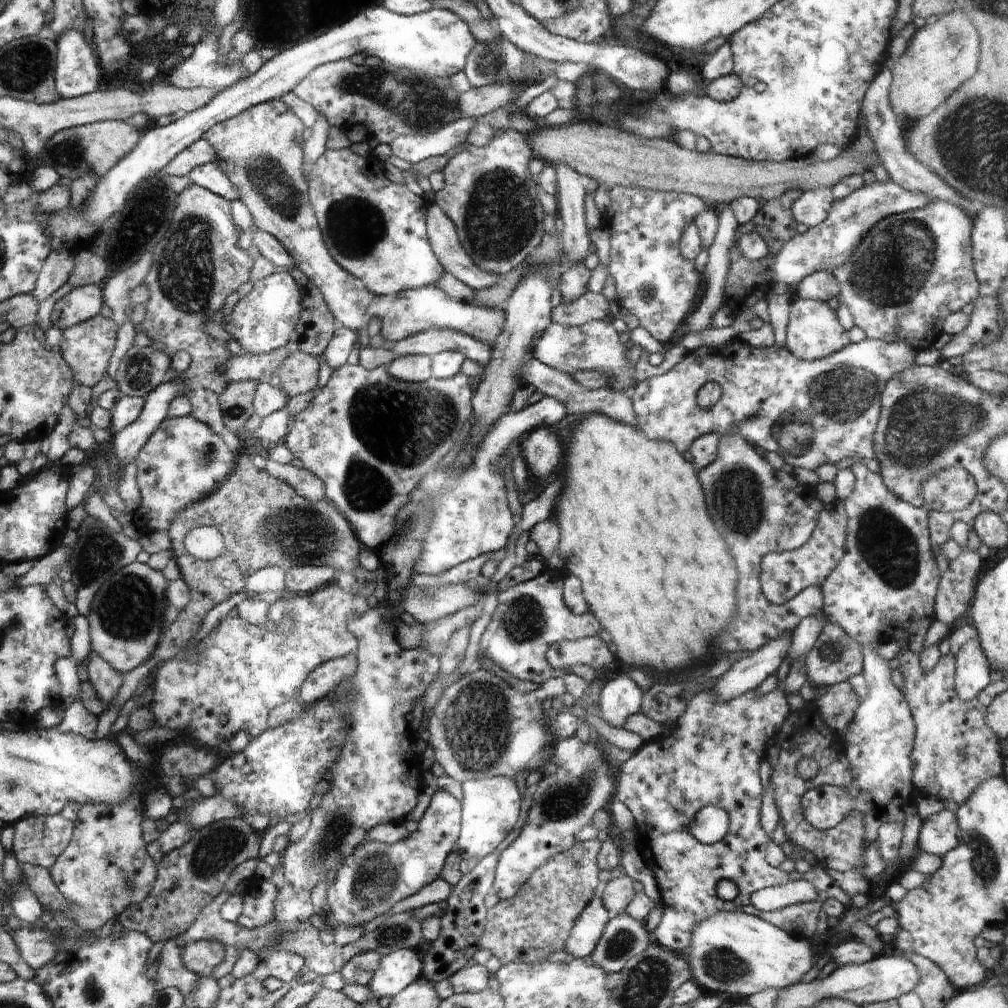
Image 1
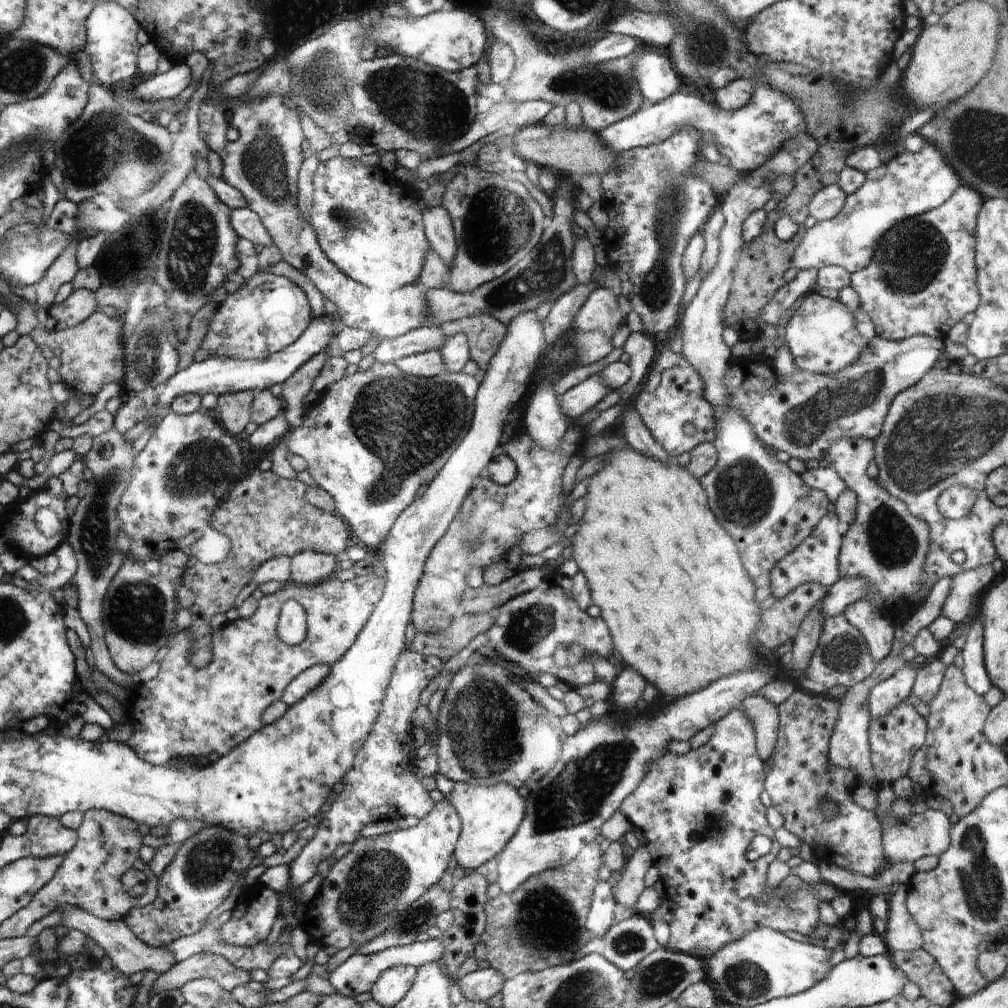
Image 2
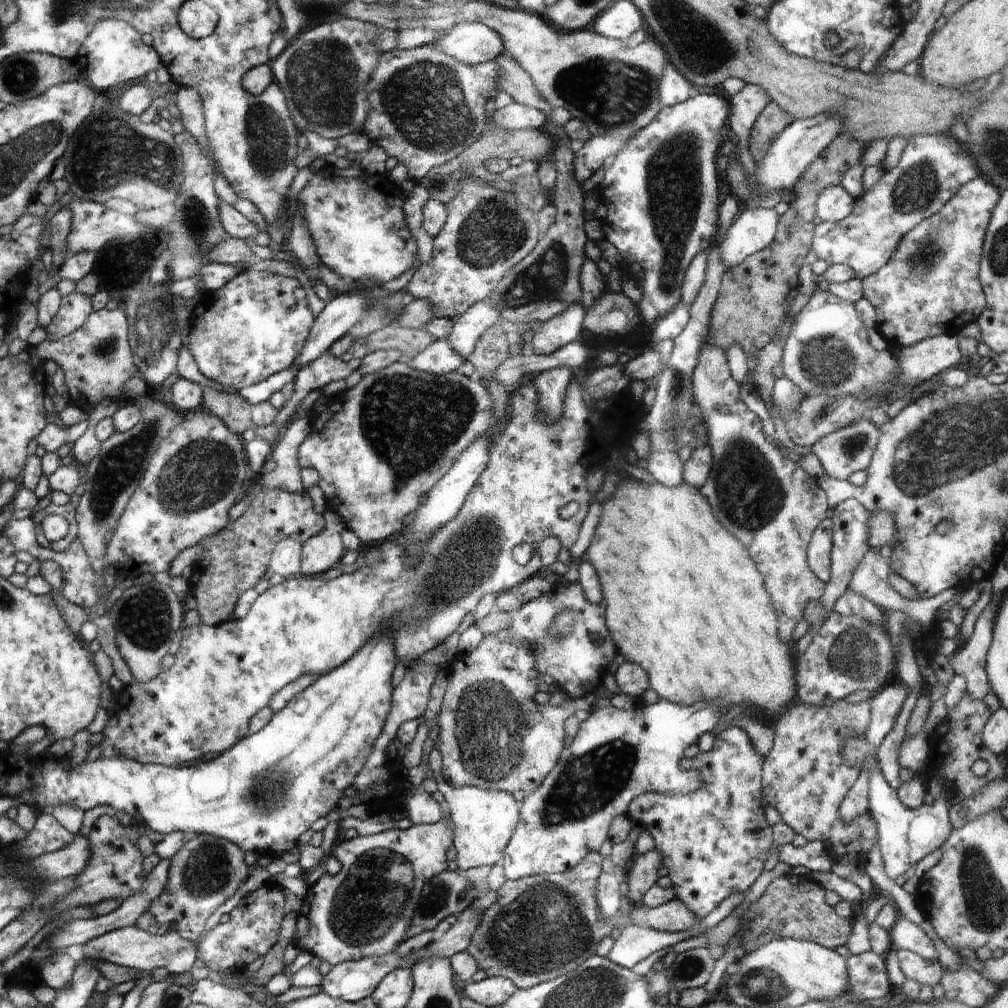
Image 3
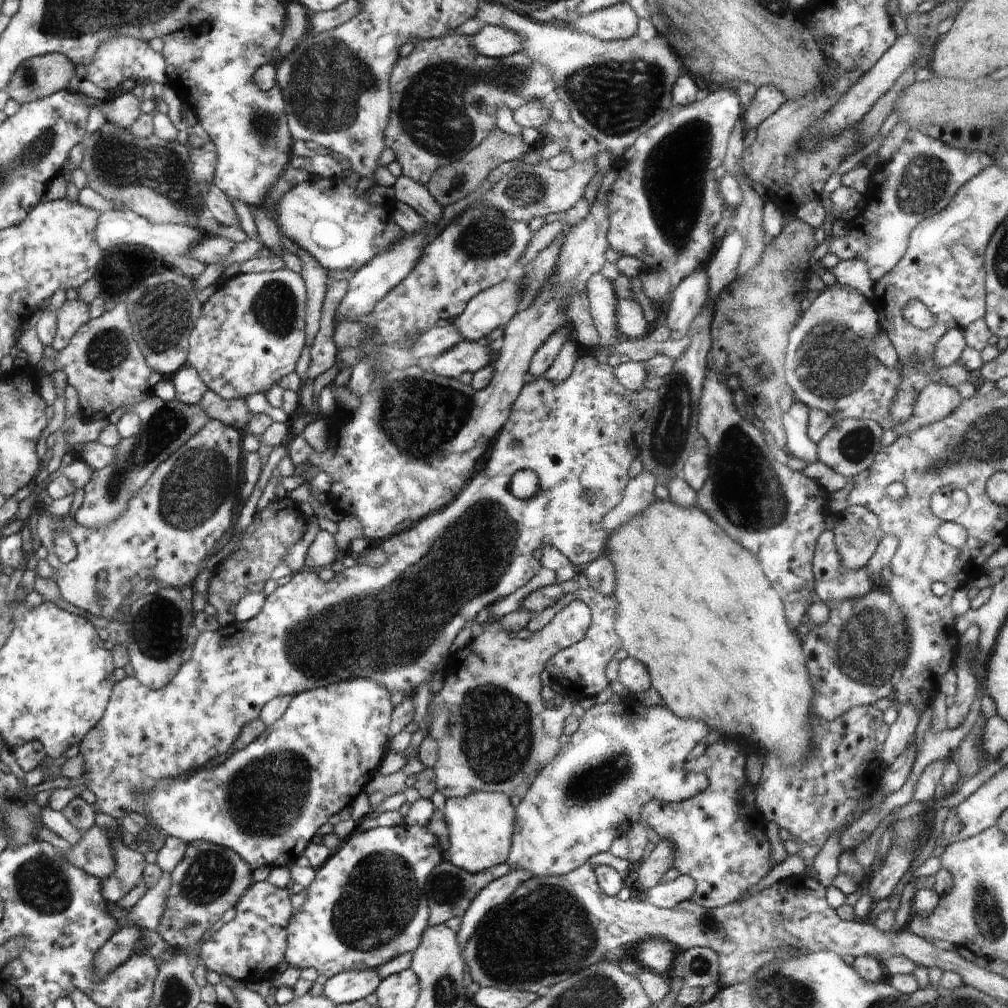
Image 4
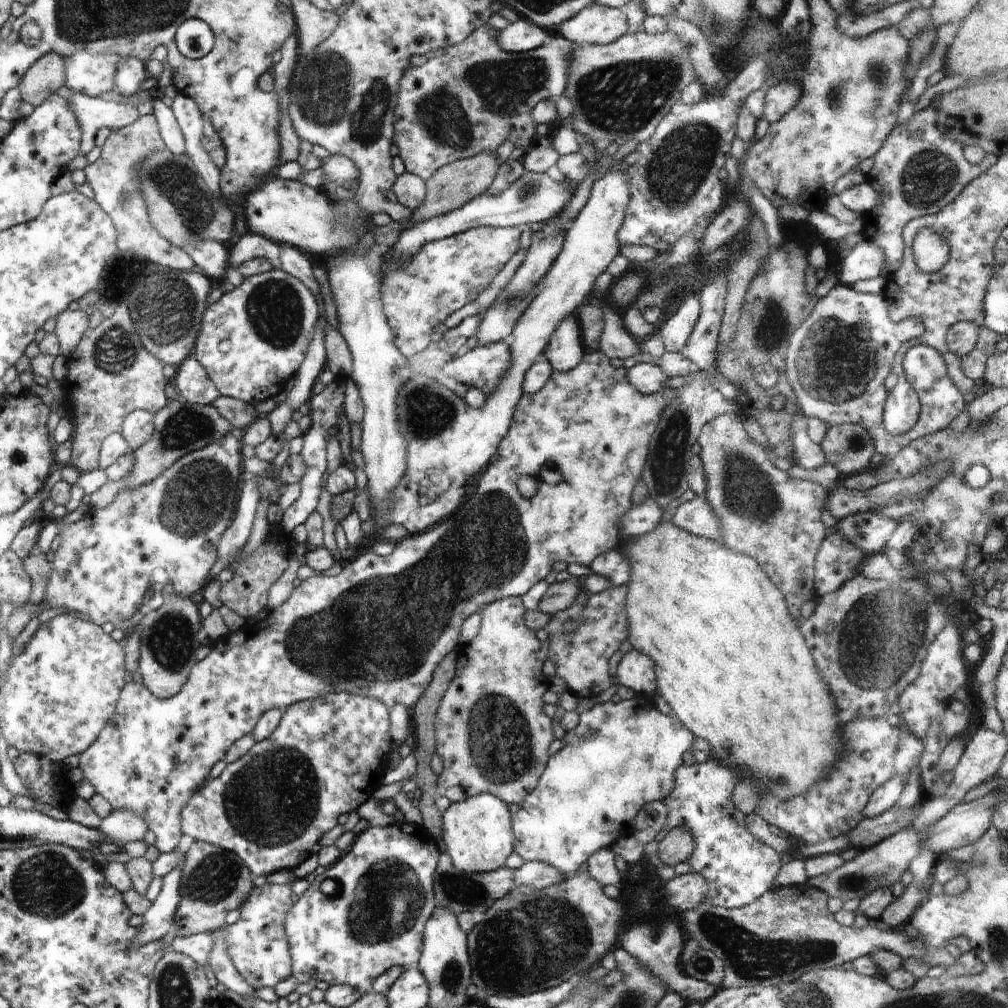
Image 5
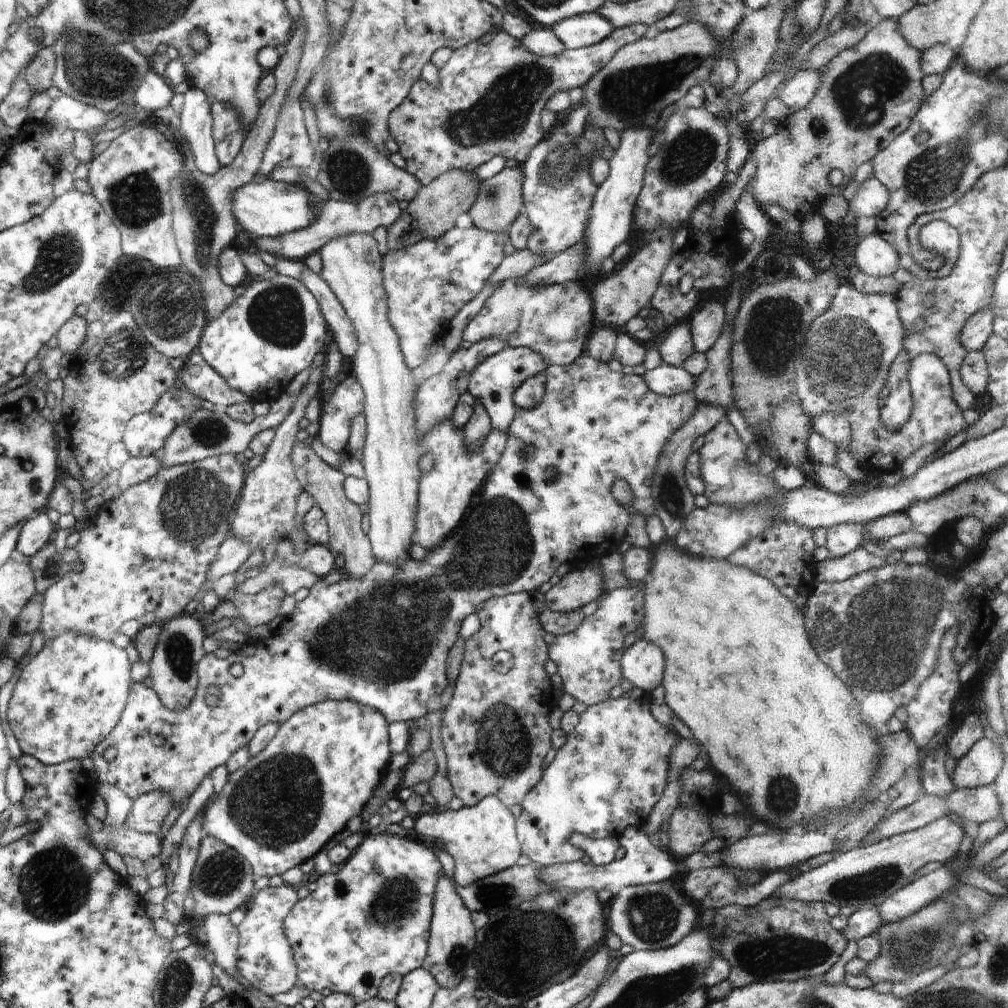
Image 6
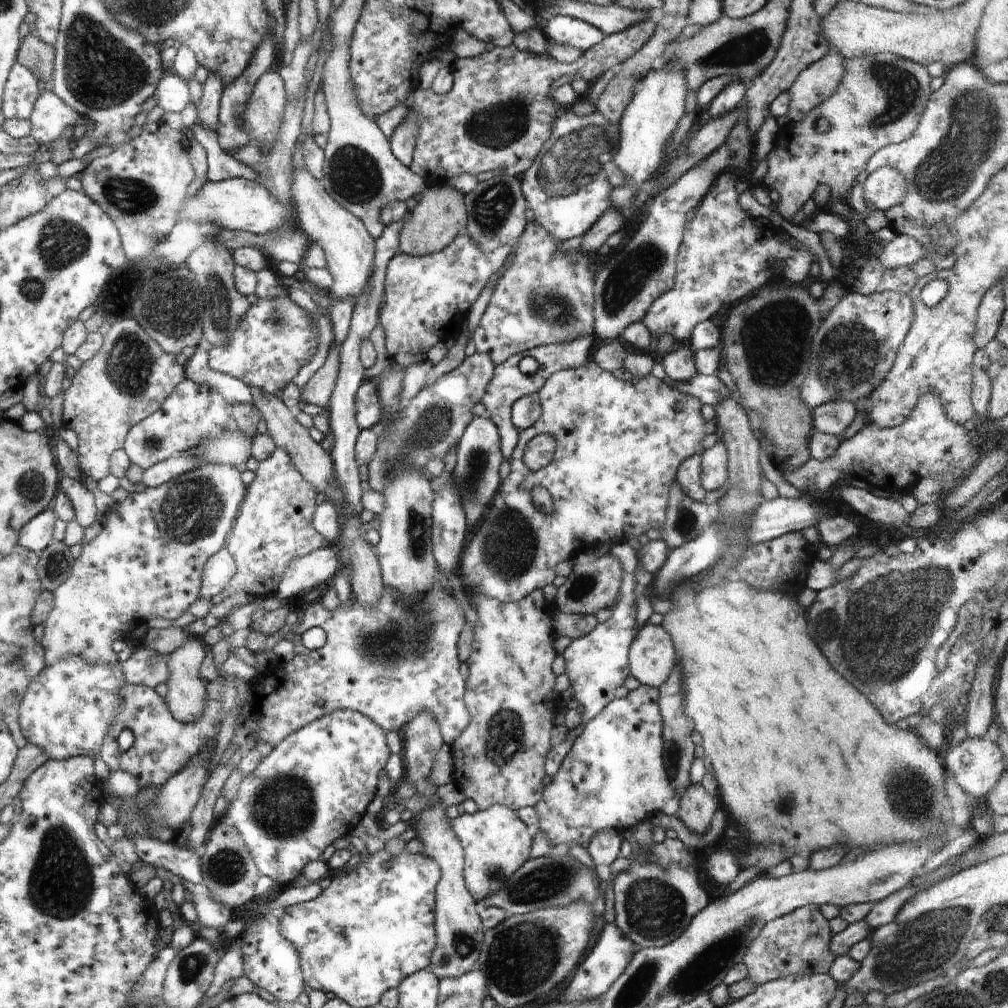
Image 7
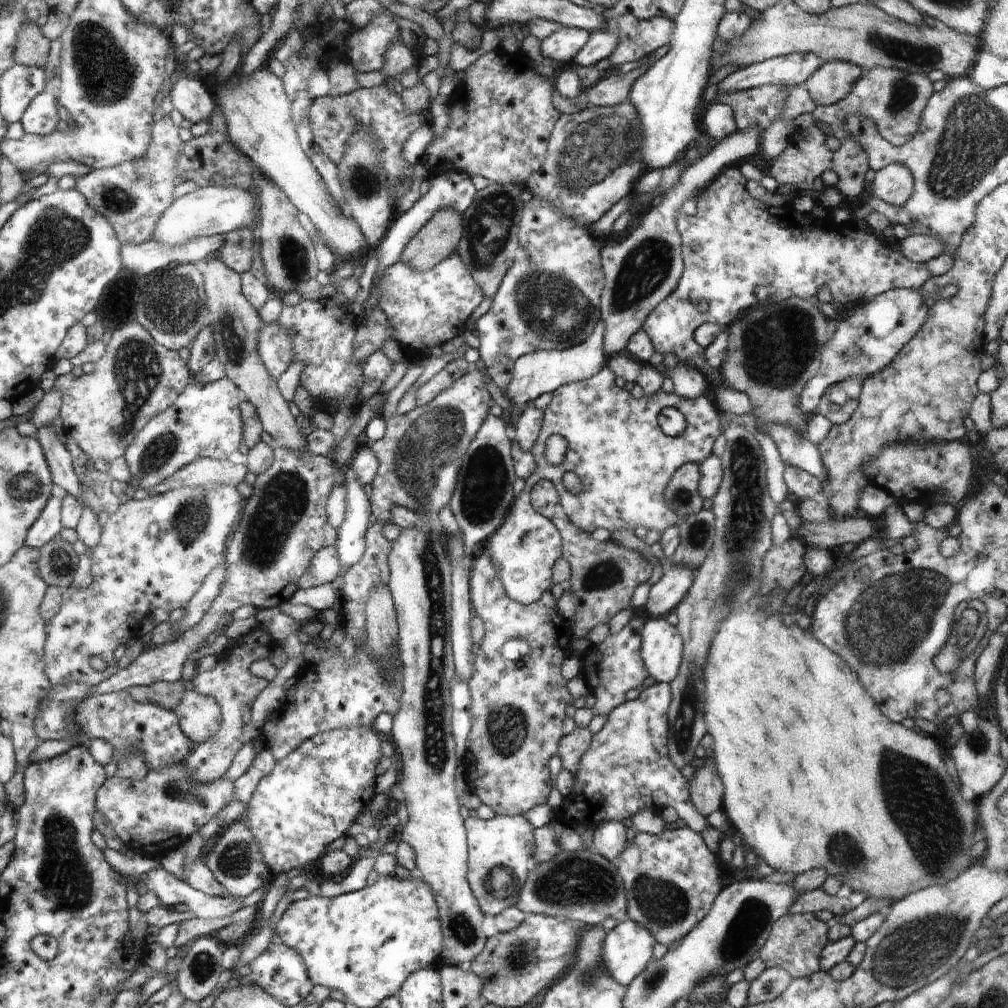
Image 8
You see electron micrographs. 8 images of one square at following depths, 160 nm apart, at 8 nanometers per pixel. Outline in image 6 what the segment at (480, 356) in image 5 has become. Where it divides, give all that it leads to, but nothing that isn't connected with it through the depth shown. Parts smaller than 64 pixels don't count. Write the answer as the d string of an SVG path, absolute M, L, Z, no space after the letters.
M505 346L500 352L483 360L475 371L471 374L467 391L474 396L476 401L480 401L487 410L491 423L497 431L507 432L514 420L516 406L513 403L515 389L524 381L544 374L547 369L547 362L543 356L536 351L526 347Z

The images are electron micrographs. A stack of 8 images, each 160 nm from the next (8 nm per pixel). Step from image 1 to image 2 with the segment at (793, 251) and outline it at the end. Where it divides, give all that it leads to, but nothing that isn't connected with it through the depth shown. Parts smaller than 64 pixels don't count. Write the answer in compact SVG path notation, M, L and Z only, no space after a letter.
M926 141L924 147L918 153L908 152L903 149L901 153L891 158L886 165L886 175L881 180L865 181L856 192L848 194L844 200L844 206L835 218L826 221L818 221L812 228L808 228L802 236L802 241L792 254L790 266L798 270L808 269L818 271L828 265L840 266L846 272L852 274L862 268L866 268L876 252L876 246L880 236L888 232L894 224L898 224L904 218L912 218L918 214L924 214L942 206L962 184L960 176L950 168L950 164L944 160L942 154L933 142Z

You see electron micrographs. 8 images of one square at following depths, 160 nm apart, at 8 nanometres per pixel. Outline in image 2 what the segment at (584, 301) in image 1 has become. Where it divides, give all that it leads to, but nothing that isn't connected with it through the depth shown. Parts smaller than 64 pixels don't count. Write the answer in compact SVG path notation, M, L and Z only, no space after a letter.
M597 286L574 316L574 329L588 332L600 330L612 339L618 327L626 323L626 315L620 309L618 297L612 290Z

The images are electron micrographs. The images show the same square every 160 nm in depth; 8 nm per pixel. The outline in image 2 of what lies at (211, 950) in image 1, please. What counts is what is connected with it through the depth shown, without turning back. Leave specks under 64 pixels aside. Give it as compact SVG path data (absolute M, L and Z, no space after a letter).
M202 952L174 963L170 970L158 976L151 994L180 989L186 982L198 978L210 978L226 991L251 981L250 971L236 969L221 955Z

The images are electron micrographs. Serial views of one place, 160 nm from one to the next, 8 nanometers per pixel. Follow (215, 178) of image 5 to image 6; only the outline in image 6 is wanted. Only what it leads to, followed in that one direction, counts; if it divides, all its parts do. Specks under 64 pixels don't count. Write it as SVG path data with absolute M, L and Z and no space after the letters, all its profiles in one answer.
M190 87L184 95L184 108L179 116L180 134L192 150L195 168L204 174L216 174L221 164L216 156L207 94L201 88Z

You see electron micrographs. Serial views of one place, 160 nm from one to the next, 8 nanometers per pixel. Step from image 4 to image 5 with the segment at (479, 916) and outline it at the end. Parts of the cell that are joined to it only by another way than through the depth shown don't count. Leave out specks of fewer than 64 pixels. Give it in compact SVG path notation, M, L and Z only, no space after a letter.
M524 861L520 868L513 872L513 879L516 885L531 886L534 889L545 889L554 887L565 880L561 870L547 862Z

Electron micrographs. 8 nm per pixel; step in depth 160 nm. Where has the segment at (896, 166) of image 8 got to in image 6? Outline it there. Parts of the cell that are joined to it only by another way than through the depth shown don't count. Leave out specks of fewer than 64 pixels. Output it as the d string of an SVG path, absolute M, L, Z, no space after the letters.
M876 177L868 178L862 182L858 192L849 201L851 217L878 216L886 208L889 201L889 192L885 184Z

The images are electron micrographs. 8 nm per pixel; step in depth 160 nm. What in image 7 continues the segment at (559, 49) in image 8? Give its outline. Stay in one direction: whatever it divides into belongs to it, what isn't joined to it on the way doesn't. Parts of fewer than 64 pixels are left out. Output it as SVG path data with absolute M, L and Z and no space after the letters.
M564 15L555 16L546 22L544 34L554 43L570 45L583 51L602 42L605 37L595 26Z

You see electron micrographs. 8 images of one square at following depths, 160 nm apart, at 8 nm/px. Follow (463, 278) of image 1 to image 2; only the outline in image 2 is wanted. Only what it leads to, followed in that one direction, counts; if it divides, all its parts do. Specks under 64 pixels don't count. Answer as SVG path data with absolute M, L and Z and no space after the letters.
M431 204L424 211L423 224L431 250L436 252L436 256L446 267L449 267L457 250L450 214L441 205Z

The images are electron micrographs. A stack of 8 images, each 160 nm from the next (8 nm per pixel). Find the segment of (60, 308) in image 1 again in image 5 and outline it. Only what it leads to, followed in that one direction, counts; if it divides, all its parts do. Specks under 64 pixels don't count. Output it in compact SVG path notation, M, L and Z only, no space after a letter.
M67 309L56 320L55 333L59 340L60 355L67 358L74 352L86 329L89 327L89 316L80 309Z

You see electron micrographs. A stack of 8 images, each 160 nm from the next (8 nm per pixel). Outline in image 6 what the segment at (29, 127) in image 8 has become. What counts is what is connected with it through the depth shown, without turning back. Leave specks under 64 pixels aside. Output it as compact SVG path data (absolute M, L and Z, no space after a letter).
M62 95L53 100L51 107L48 109L45 119L70 130L86 130L96 137L93 131L103 126L111 118L102 110L93 106L85 105L80 101Z

